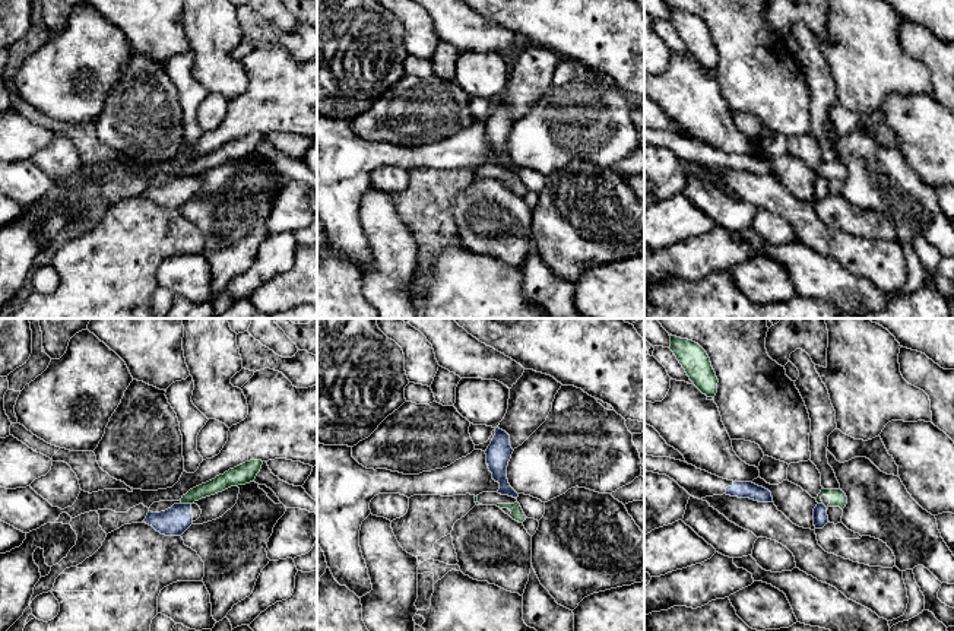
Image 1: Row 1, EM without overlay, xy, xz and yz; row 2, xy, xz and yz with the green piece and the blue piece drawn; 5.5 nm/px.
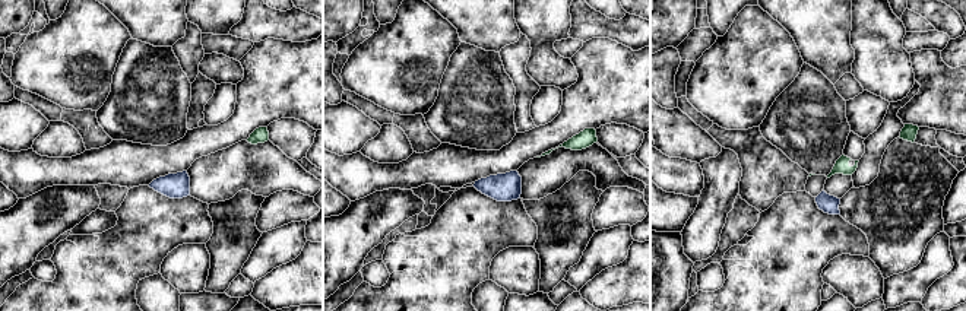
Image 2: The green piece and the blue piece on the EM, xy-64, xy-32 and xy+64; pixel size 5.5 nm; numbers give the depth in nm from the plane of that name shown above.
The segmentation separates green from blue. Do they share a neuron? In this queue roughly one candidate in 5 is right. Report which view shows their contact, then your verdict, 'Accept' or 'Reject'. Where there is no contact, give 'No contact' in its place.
Touches green in xy. Reject

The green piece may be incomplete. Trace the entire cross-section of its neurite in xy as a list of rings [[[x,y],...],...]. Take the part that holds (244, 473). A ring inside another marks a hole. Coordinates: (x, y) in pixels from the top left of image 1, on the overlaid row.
[[[250,460],[234,469],[229,469],[224,475],[219,475],[215,479],[190,489],[186,495],[183,495],[181,504],[193,504],[194,501],[215,495],[231,486],[254,482],[262,464],[262,460]]]

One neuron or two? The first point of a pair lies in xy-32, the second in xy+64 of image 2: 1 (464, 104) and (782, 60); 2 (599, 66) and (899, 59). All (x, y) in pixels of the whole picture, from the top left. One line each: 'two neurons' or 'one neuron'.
1: two neurons
2: two neurons

